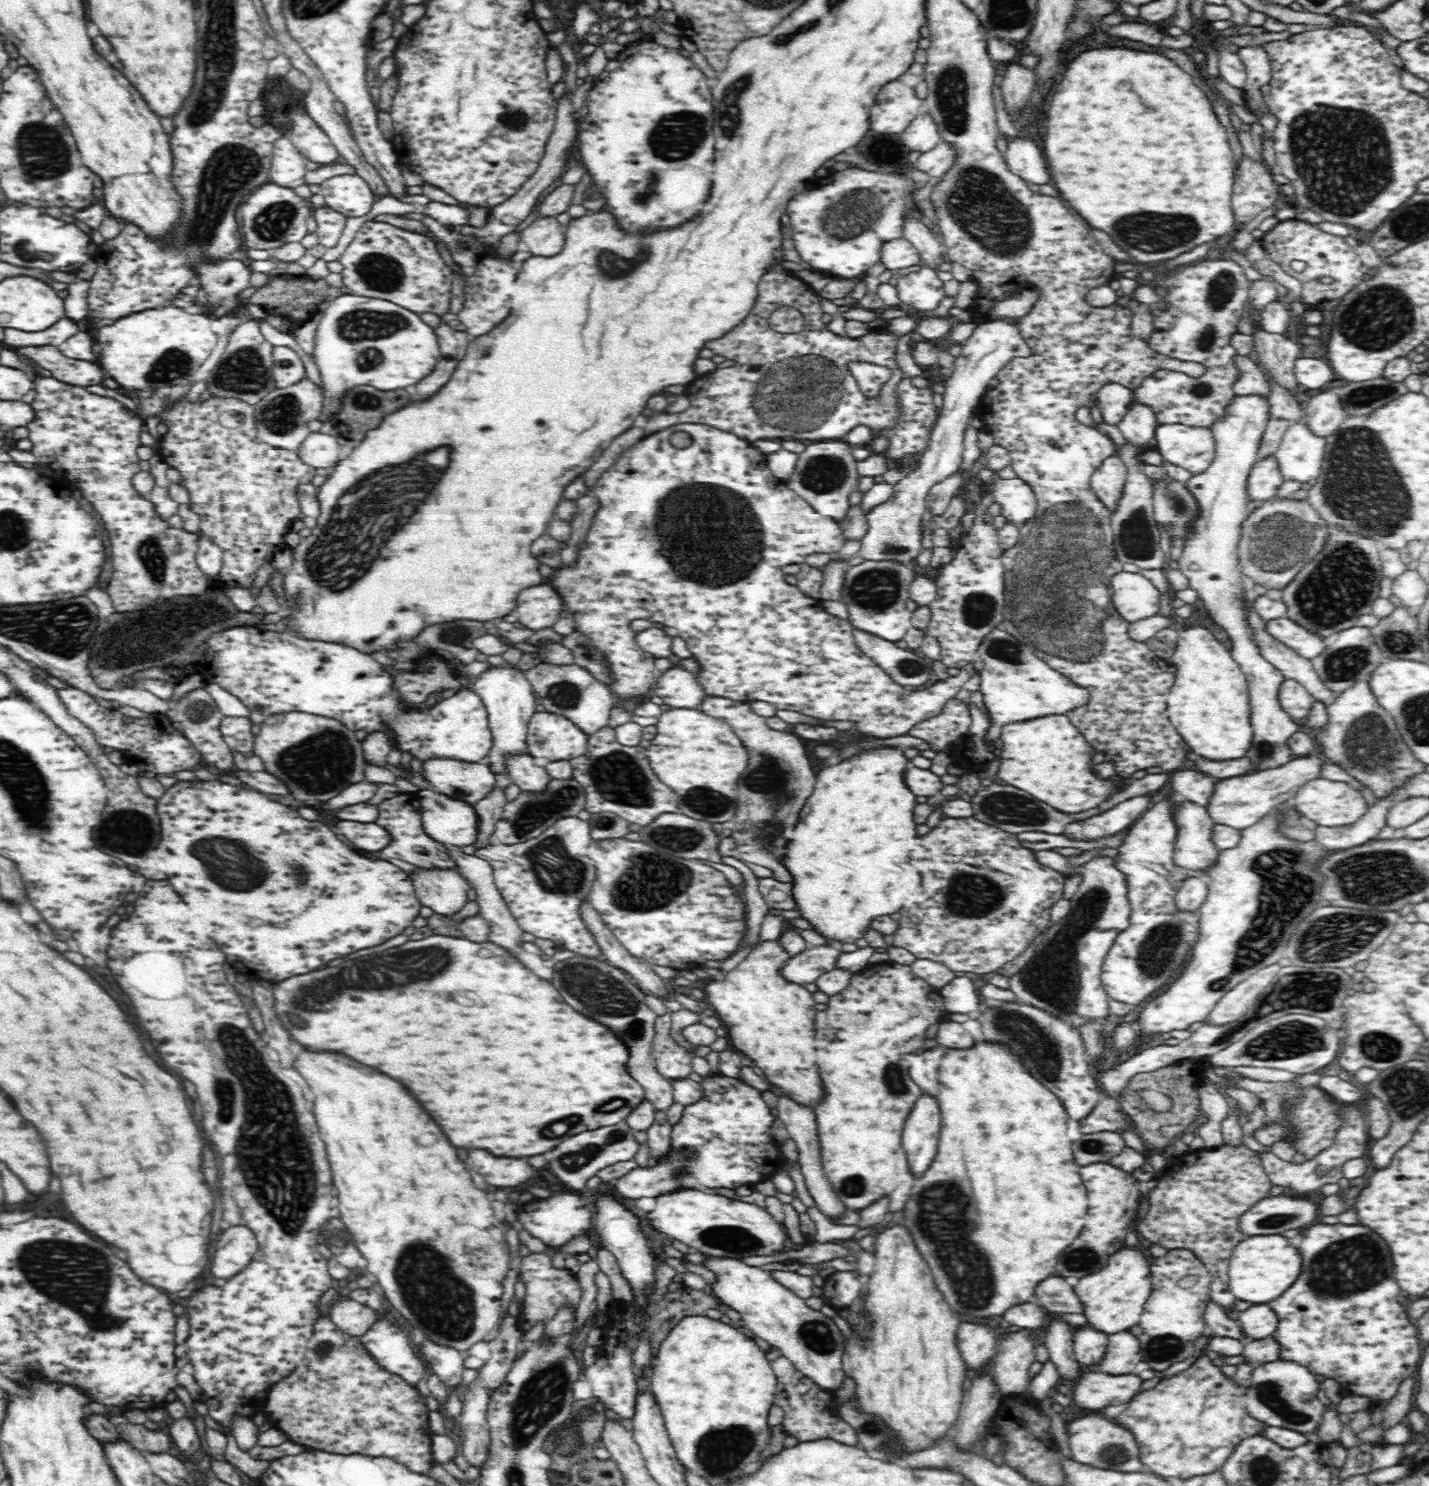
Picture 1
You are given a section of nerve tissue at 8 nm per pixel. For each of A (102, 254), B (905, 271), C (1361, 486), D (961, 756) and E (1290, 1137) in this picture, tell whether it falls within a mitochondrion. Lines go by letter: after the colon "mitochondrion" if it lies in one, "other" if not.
A: other
B: other
C: mitochondrion
D: other
E: other

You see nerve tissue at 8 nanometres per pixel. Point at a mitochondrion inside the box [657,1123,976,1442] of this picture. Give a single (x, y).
(732, 1238)

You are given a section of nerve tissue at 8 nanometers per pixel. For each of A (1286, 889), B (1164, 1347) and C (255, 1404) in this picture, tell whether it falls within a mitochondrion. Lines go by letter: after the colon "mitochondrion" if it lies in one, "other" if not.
A: mitochondrion
B: mitochondrion
C: other

